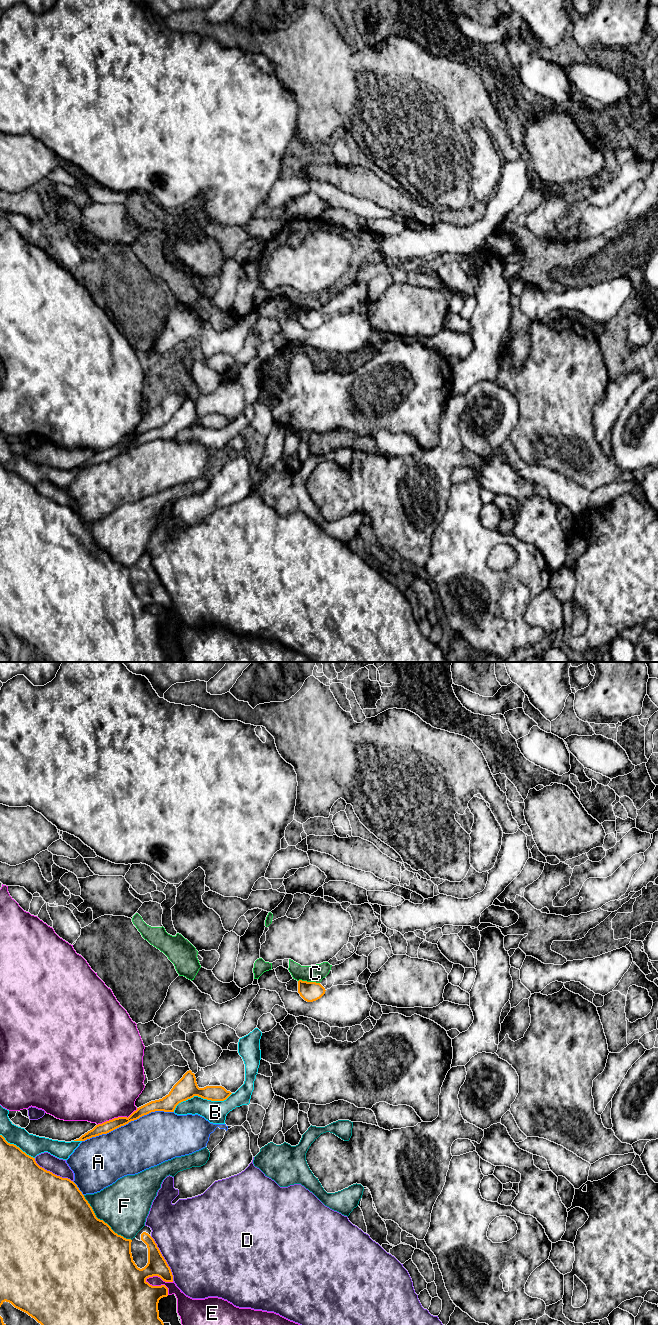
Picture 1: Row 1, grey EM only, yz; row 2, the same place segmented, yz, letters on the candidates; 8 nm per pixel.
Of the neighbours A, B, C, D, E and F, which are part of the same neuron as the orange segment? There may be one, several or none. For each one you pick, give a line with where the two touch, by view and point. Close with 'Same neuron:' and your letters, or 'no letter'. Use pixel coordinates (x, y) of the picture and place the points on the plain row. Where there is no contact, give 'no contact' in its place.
Same neuron: no letter

